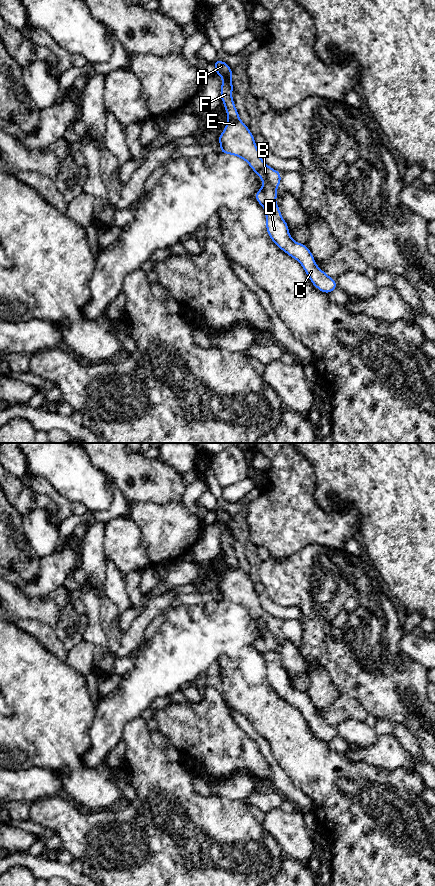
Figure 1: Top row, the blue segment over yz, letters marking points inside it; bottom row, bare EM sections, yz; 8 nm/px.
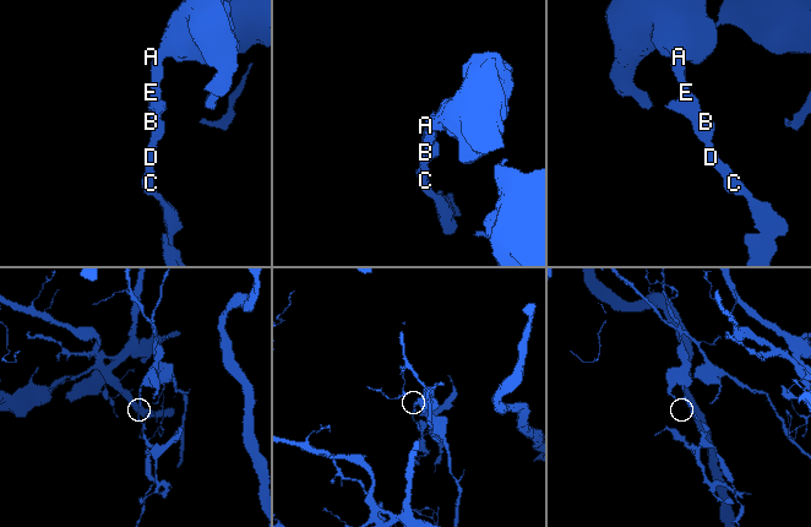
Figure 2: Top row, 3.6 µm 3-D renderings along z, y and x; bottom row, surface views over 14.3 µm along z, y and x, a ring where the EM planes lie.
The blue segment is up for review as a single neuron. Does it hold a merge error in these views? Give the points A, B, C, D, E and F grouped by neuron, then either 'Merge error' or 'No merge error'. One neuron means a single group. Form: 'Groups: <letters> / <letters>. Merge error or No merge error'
Groups: A B E F / C D. Merge error

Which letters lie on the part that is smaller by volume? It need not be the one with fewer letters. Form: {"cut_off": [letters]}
{"cut_off": ["C", "D"]}

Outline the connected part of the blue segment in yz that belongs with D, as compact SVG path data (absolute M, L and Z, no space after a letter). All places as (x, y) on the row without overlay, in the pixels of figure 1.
M268 651L263 656L266 663L266 678L271 688L282 699L302 713L311 731L318 738L328 742L337 737L335 727L329 725L317 714L308 694L298 691L291 686L288 672L282 666L278 652Z

